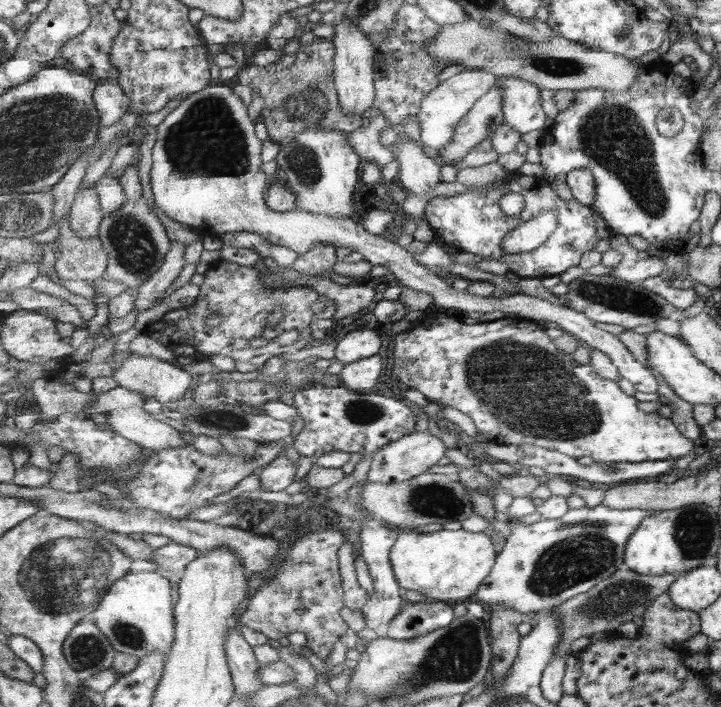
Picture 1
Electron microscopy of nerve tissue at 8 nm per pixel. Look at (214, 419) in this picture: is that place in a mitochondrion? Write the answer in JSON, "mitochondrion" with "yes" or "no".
{"mitochondrion":"yes"}

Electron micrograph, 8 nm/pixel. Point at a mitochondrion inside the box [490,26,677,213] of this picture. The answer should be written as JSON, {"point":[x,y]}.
{"point":[557,67]}

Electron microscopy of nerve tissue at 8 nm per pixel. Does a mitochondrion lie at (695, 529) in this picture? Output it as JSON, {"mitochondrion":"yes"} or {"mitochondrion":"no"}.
{"mitochondrion":"yes"}

